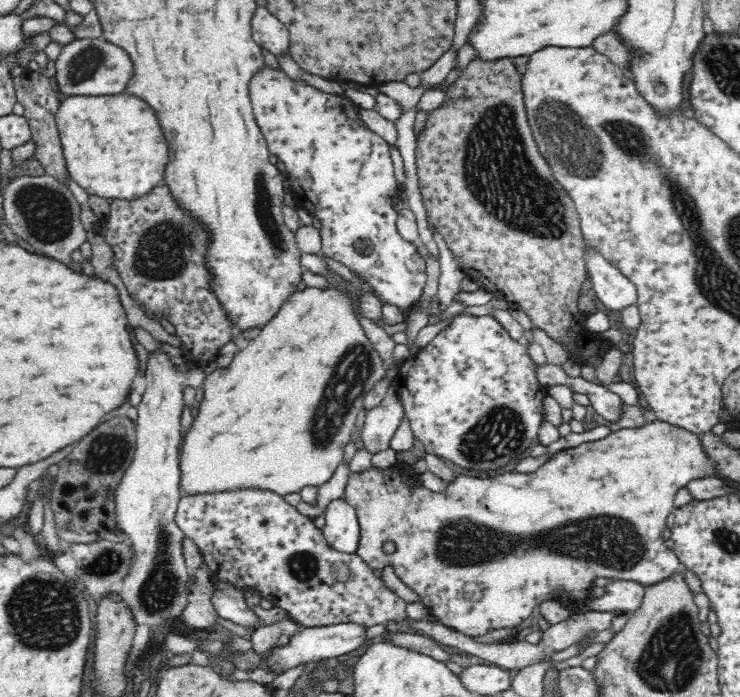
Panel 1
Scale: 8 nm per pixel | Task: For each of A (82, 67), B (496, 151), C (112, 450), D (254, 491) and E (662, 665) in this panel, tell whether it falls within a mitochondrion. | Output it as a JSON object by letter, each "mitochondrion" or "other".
{"A":"mitochondrion","B":"mitochondrion","C":"mitochondrion","D":"other","E":"mitochondrion"}

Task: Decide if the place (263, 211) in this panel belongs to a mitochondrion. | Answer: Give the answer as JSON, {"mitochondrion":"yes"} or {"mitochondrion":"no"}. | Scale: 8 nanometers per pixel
{"mitochondrion":"yes"}

